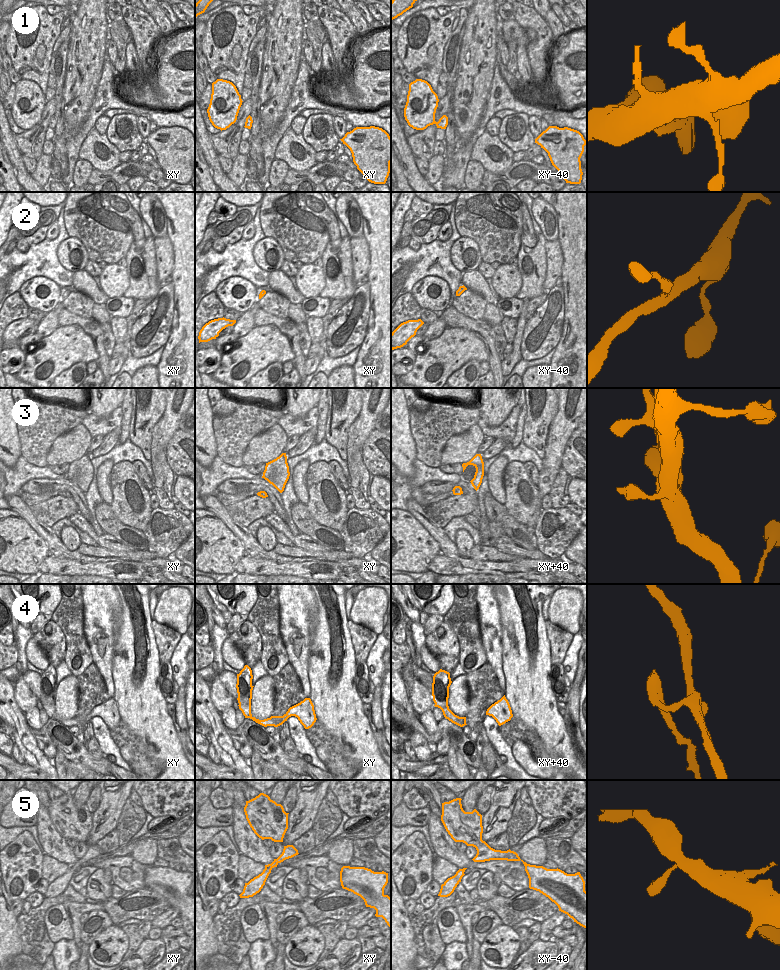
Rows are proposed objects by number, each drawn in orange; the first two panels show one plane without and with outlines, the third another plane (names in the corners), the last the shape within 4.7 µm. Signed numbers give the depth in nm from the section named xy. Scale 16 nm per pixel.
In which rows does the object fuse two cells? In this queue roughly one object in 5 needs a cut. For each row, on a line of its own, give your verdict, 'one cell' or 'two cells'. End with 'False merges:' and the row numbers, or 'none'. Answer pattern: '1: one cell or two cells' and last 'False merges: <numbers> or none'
1: one cell
2: one cell
3: one cell
4: two cells
5: one cell
False merges: 4

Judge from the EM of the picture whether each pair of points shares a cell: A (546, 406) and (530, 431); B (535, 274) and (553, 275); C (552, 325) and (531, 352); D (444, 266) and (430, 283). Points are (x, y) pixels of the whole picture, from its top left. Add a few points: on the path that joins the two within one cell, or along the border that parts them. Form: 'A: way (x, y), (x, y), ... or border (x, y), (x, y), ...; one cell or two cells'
A: way (542, 412), (537, 419), (536, 425); one cell
B: border (546, 251), (546, 277), (543, 283), (545, 291); two cells
C: way (545, 332), (535, 345); one cell
D: border (414, 285), (438, 276), (451, 294); two cells

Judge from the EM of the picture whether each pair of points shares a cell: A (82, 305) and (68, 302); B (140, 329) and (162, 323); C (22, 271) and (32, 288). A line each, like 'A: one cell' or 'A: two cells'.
A: one cell
B: one cell
C: two cells

